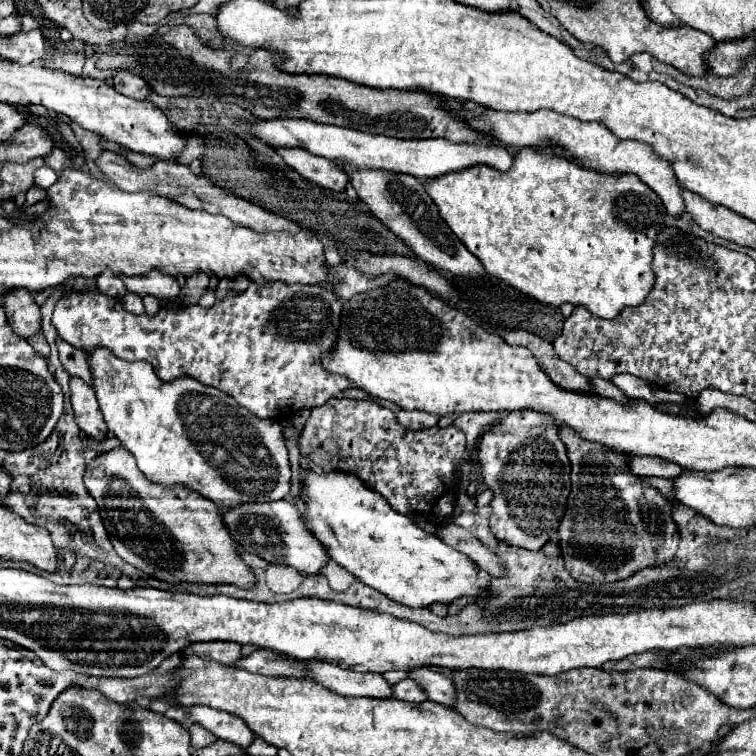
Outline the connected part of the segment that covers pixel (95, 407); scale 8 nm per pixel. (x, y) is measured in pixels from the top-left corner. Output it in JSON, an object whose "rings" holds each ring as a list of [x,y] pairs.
{"rings":[[[71,378],[71,404],[81,432],[85,432],[85,436],[95,442],[105,440],[109,430],[101,416],[95,390],[79,378]]]}

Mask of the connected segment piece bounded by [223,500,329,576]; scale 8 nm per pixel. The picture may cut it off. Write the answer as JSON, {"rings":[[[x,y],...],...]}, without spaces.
{"rings":[[[287,500],[267,504],[241,504],[237,508],[231,508],[223,520],[233,540],[243,550],[253,550],[259,558],[271,564],[291,566],[299,574],[311,576],[319,574],[321,568],[329,562],[329,556],[325,556],[325,550],[321,548],[321,542],[313,536],[313,532],[309,532],[307,524],[297,512],[297,506]]]}

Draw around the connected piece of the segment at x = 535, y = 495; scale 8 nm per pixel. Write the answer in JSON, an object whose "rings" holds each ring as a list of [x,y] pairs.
{"rings":[[[509,412],[501,424],[493,424],[481,436],[477,460],[481,464],[481,482],[493,492],[491,534],[507,546],[541,550],[557,532],[571,492],[571,464],[567,448],[559,440],[557,424],[539,412]]]}

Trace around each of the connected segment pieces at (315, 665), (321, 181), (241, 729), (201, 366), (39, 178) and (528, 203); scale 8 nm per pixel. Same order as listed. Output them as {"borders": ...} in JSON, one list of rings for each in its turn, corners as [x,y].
{"borders":[[[[319,660],[303,662],[309,670],[307,678],[323,684],[325,688],[341,696],[369,696],[369,698],[391,698],[391,684],[381,674],[353,672],[347,668],[337,668],[335,664],[323,664]]],[[[273,148],[273,150],[283,158],[283,162],[289,168],[299,172],[303,178],[319,186],[325,186],[329,190],[345,192],[349,178],[345,178],[345,172],[335,168],[331,160],[313,156],[311,152],[305,152],[299,148]]],[[[193,706],[189,708],[187,714],[191,716],[193,722],[201,724],[209,732],[213,732],[217,738],[237,744],[243,750],[247,750],[253,744],[253,740],[257,738],[255,732],[249,732],[249,728],[245,726],[241,718],[225,714],[221,710],[213,710],[209,706]]],[[[251,282],[243,294],[235,296],[231,292],[225,300],[215,302],[215,306],[209,310],[201,306],[179,306],[175,310],[161,308],[157,316],[135,316],[125,312],[119,300],[101,292],[67,294],[57,300],[53,310],[53,326],[71,346],[87,350],[87,354],[99,346],[105,346],[121,360],[145,360],[153,364],[159,380],[163,382],[171,382],[181,376],[195,378],[205,386],[213,386],[233,396],[243,408],[259,418],[291,418],[299,410],[325,404],[329,398],[339,396],[351,386],[345,376],[329,374],[321,366],[321,354],[329,352],[337,340],[339,318],[341,302],[327,288],[309,284],[257,286],[255,282]]],[[[41,166],[33,172],[33,186],[35,188],[49,188],[57,180],[57,172],[53,172],[49,166]]],[[[525,148],[515,156],[515,162],[513,162],[509,172],[499,172],[499,170],[487,168],[487,166],[473,166],[473,168],[461,170],[457,174],[447,174],[447,176],[441,176],[441,178],[433,178],[433,180],[429,180],[429,184],[425,184],[425,190],[429,192],[433,202],[439,206],[439,214],[447,222],[447,226],[467,246],[467,250],[481,260],[483,268],[491,276],[497,276],[497,278],[505,280],[507,284],[513,284],[513,288],[533,296],[535,300],[539,300],[543,304],[561,306],[561,304],[569,302],[573,306],[587,308],[589,312],[593,312],[599,318],[617,318],[623,308],[643,304],[647,294],[653,288],[653,282],[655,282],[655,276],[653,276],[653,270],[651,270],[653,248],[655,248],[655,242],[657,242],[657,234],[665,226],[665,214],[667,212],[665,212],[665,206],[663,206],[661,198],[645,182],[641,182],[635,174],[623,174],[623,176],[599,174],[599,172],[581,168],[581,166],[565,160],[561,154],[557,156],[557,154],[549,152],[549,150],[535,152],[531,148]]]]}

